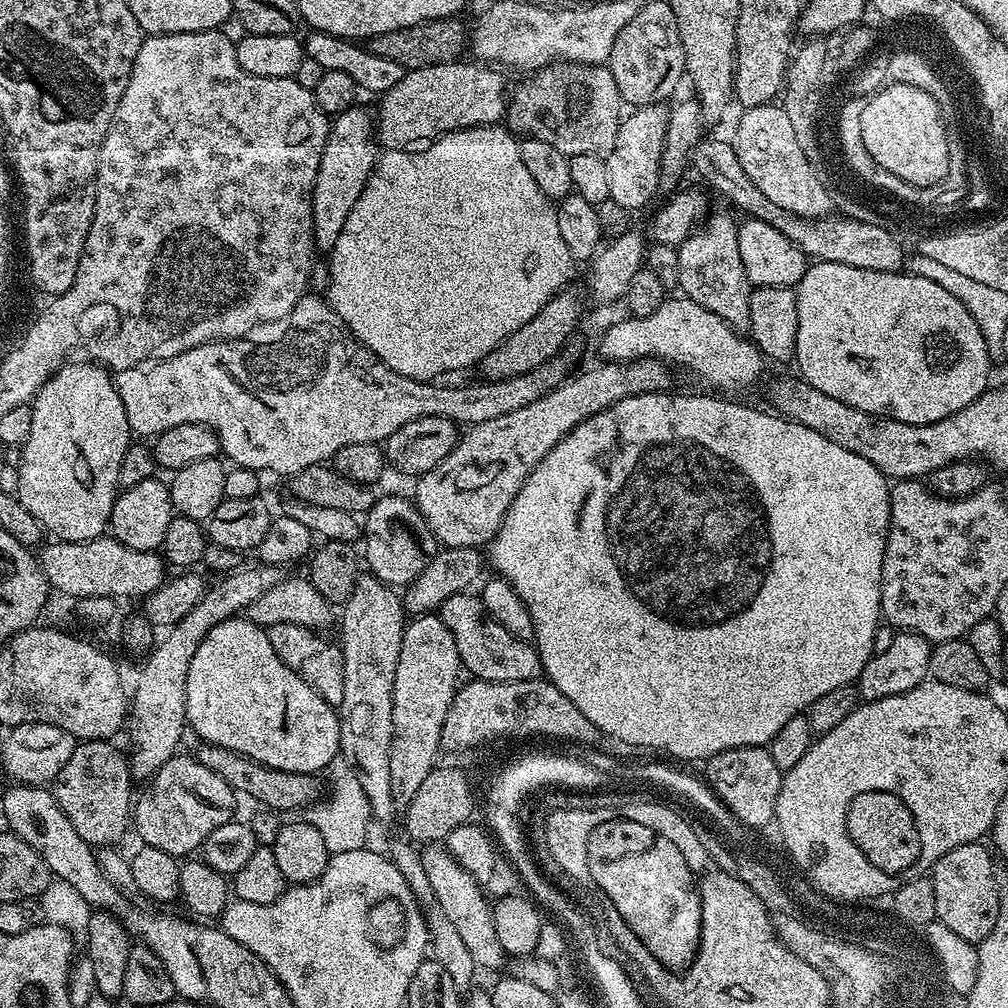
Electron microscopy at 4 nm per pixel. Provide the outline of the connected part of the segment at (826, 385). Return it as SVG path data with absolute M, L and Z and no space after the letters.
M821 260L809 266L794 291L798 302L798 342L796 343L794 364L800 367L799 375L810 386L814 386L814 390L822 390L822 394L830 394L830 398L838 398L838 402L846 402L846 406L854 406L854 410L862 410L875 416L887 416L888 419L898 422L929 424L938 422L942 418L970 406L970 402L974 402L989 387L988 366L990 366L990 359L986 338L982 336L978 322L971 317L970 311L966 310L966 306L962 302L928 278L911 275L904 270L875 272Z

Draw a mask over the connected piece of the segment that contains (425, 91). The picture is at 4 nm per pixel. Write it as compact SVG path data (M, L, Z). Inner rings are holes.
M483 62L464 63L407 70L402 82L390 86L379 97L380 105L374 108L374 133L381 149L408 150L447 132L500 124L505 119L504 72Z

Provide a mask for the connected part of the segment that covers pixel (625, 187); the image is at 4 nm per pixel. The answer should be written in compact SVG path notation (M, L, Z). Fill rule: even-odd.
M646 104L623 117L614 142L614 150L606 157L606 171L610 177L609 200L629 210L644 208L658 192L660 183L660 155L664 149L664 135L668 112L660 104Z

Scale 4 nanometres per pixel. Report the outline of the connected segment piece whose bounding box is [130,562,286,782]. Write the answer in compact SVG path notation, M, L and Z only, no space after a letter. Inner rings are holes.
M256 562L253 568L240 568L229 574L225 580L207 587L198 606L186 614L177 624L163 633L164 636L155 641L154 647L143 657L140 677L136 680L136 689L130 692L130 728L132 724L132 752L130 751L130 767L137 781L151 781L156 771L170 758L177 755L180 739L186 733L188 715L186 714L186 674L190 670L190 658L194 658L194 650L223 620L239 617L254 602L258 602L261 594L267 594L273 586L278 586L286 575L279 564Z

